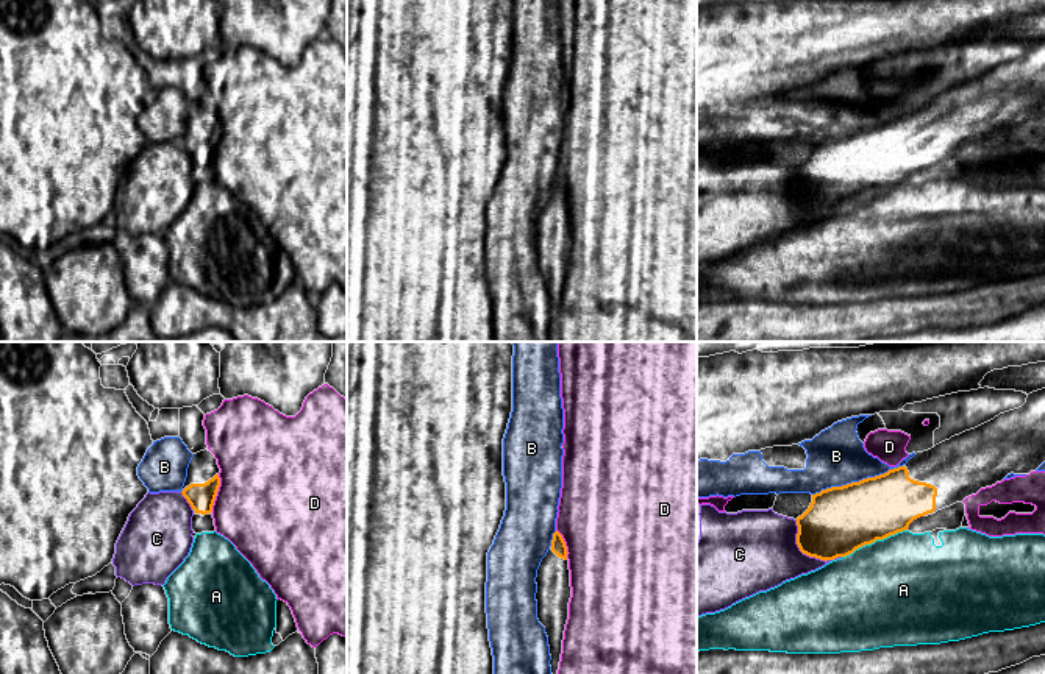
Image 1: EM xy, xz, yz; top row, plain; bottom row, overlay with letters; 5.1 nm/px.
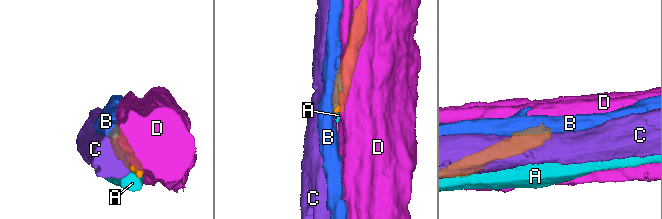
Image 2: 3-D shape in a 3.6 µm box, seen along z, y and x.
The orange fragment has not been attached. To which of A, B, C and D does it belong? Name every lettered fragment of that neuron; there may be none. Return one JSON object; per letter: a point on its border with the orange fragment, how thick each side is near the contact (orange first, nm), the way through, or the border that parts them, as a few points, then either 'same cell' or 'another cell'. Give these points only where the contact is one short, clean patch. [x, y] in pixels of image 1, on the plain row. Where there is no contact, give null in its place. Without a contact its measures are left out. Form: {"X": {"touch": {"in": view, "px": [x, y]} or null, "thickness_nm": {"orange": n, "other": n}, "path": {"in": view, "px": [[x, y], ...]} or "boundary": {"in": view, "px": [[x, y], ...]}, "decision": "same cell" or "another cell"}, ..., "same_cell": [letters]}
{"A": {"touch": {"in": "yz", "px": [873, 192]}, "thickness_nm": {"orange": 340, "other": 500}, "decision": "another cell"}, "B": {"touch": {"in": "yz", "px": [856, 133]}, "thickness_nm": {"orange": 340, "other": 300}, "decision": "another cell"}, "C": {"touch": {"in": "yz", "px": [806, 205]}, "thickness_nm": {"orange": 340, "other": 400}, "decision": "another cell"}, "D": {"touch": {"in": "xy", "px": [216, 144]}, "thickness_nm": {"orange": 140, "other": 500}, "decision": "another cell"}, "same_cell": []}

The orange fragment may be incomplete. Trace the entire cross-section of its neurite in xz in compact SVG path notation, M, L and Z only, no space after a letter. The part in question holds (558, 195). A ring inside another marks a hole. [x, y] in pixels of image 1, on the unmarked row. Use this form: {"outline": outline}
{"outline": "M553 184L551 197L537 220L537 270L545 278L550 296L553 331L559 320L564 281L572 248L567 197L562 186Z"}

